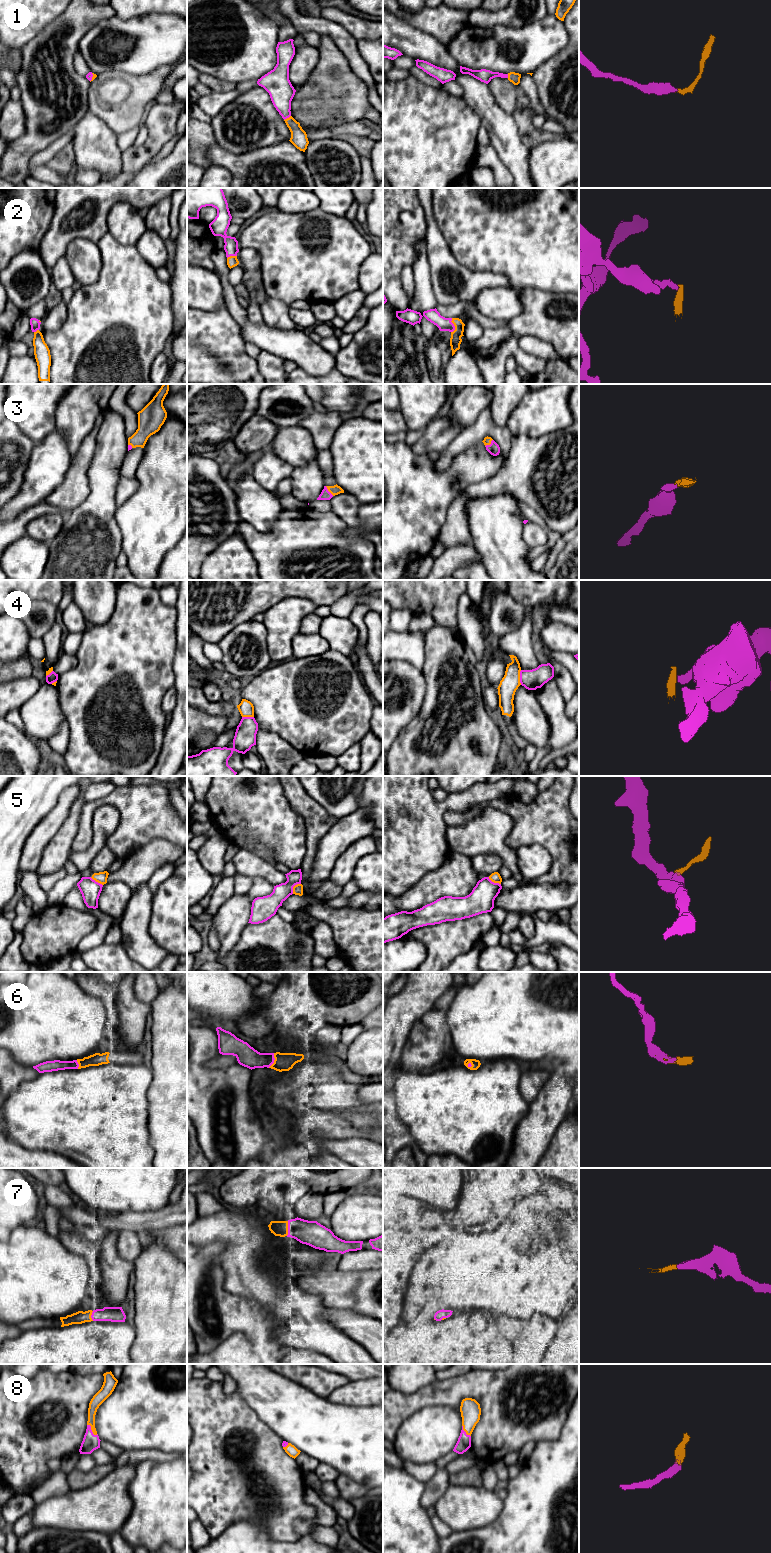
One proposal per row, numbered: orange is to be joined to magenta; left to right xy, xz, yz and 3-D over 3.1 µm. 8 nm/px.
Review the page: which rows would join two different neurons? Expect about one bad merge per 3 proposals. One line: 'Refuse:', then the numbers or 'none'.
Refuse: 4, 5

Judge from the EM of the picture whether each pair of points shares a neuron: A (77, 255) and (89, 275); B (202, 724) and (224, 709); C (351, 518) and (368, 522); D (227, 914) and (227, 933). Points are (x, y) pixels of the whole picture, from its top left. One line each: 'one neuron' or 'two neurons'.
A: one neuron
B: two neurons
C: two neurons
D: one neuron

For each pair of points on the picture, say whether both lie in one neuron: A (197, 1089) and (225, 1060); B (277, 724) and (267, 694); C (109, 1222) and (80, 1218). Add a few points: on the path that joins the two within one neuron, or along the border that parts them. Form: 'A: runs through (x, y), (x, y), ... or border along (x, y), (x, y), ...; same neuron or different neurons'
A: border along (238, 1063), (223, 1068), (209, 1068), (205, 1065); different neurons
B: runs through (277, 717), (277, 704), (274, 701); same neuron
C: runs through (102, 1219), (87, 1218); same neuron

